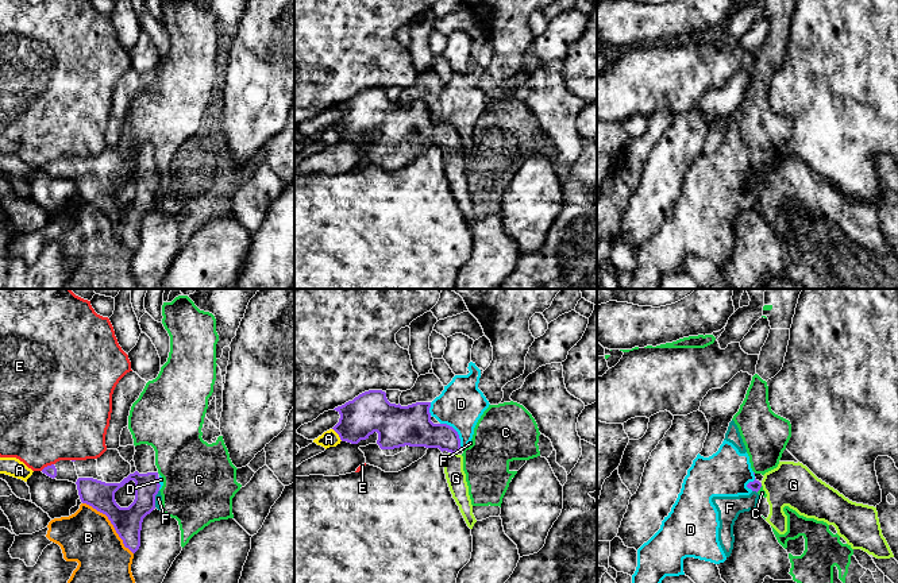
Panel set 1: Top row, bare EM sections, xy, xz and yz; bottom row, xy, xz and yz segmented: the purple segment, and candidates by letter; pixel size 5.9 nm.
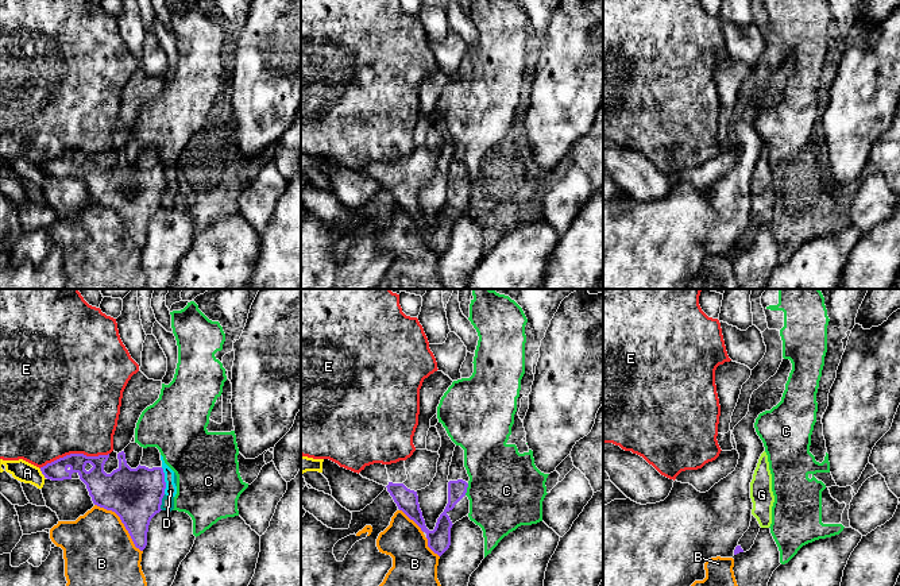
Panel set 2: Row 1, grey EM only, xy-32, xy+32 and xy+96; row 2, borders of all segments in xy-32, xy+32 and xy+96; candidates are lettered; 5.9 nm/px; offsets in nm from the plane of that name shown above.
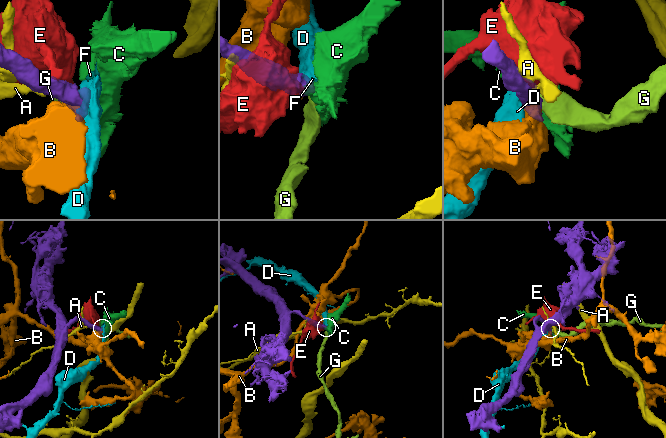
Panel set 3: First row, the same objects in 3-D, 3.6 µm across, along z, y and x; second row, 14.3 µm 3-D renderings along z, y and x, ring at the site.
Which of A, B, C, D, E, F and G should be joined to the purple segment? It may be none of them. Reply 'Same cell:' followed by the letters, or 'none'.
Same cell: G

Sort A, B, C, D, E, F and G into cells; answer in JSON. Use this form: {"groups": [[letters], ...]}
{"groups": [["A"], ["B"], ["C", "D", "F"], ["E"], ["G"]]}

